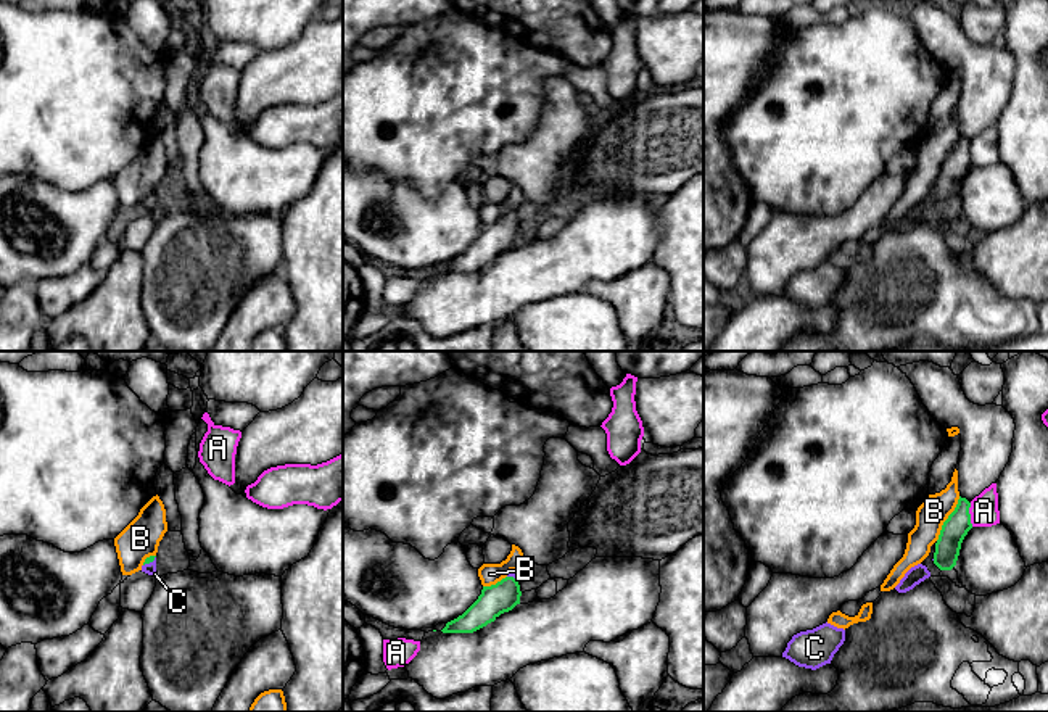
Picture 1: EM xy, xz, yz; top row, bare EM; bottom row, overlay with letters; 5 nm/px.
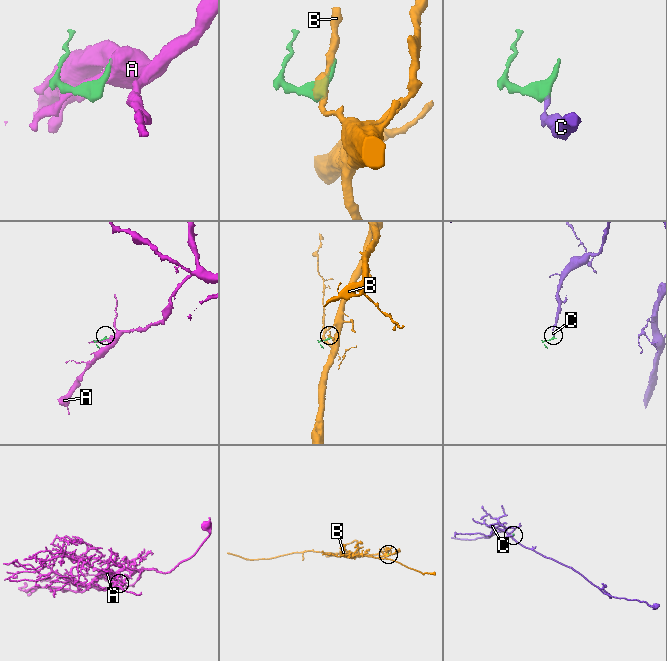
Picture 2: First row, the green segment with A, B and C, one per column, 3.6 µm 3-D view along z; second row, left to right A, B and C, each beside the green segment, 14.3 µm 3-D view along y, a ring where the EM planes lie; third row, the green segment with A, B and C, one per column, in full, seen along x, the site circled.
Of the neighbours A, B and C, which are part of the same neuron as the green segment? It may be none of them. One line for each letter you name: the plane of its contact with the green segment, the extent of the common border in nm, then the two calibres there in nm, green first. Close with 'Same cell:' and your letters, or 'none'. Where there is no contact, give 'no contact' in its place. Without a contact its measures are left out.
C: meets green in xy; contact 80 nm long; 30 nm thick on the green side, 60 nm on the other
Same cell: C

